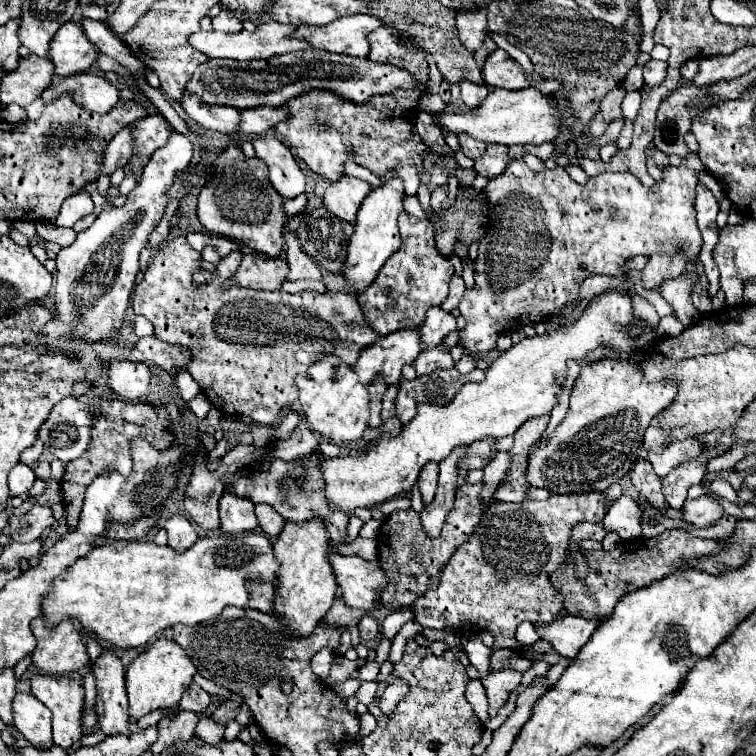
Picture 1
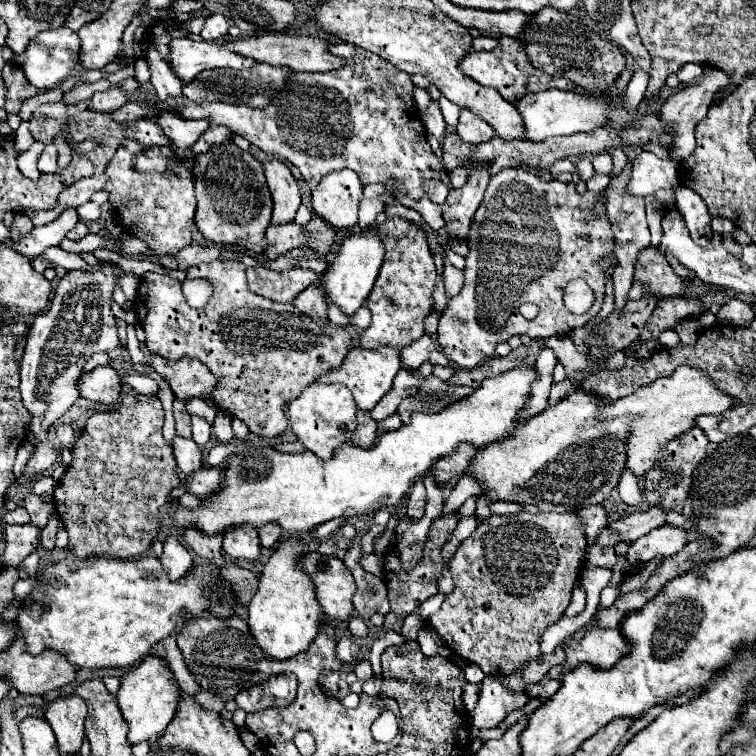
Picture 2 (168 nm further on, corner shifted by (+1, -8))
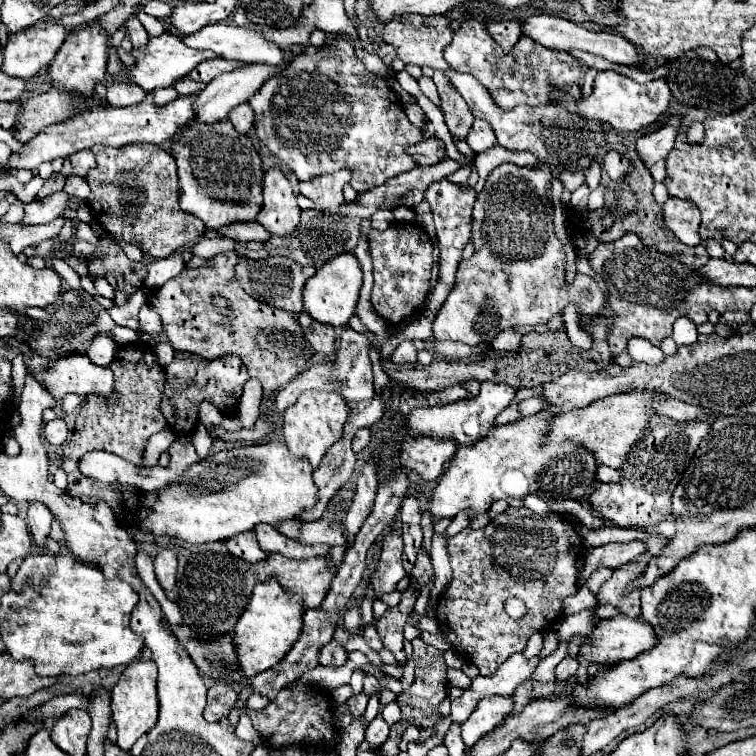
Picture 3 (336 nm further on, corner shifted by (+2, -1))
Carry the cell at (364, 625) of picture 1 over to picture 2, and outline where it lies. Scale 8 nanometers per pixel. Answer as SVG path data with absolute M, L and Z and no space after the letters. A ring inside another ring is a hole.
M352 636L340 638L340 642L336 646L338 660L342 660L344 664L352 664L358 660L358 654L360 654L360 644L356 638L352 638Z

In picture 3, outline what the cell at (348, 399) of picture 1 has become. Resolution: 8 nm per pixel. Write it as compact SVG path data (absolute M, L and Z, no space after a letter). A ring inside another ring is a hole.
M305 391L295 405L283 413L283 437L293 457L307 457L313 467L319 467L327 449L341 439L343 425L349 417L347 401L339 393L329 391Z

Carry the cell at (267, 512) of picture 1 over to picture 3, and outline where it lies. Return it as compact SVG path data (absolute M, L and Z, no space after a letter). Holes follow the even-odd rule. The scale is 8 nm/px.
M261 523L255 529L257 541L265 553L281 553L291 559L307 559L307 557L329 557L331 565L337 567L341 557L345 555L345 547L333 547L333 545L301 545L299 541L289 539L287 535L281 535L273 525Z

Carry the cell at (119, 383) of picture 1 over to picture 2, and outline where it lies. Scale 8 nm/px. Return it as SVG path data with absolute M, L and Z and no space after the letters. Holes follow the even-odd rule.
M98 366L92 372L82 372L78 390L86 400L116 404L120 398L120 376L112 366Z

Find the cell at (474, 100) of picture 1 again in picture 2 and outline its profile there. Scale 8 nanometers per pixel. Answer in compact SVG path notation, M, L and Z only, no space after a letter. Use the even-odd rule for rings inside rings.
M462 108L460 110L460 122L458 122L458 130L456 134L466 142L466 144L482 144L494 138L494 130L488 122L484 122L480 116L472 114L470 110Z

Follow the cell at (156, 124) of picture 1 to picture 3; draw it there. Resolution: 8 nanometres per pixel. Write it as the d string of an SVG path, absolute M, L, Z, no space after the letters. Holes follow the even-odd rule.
M133 143L125 147L97 145L91 149L97 167L85 177L91 187L87 199L95 221L109 233L133 245L141 245L151 257L169 257L175 251L191 247L201 239L205 225L179 207L179 177L173 157L151 143Z

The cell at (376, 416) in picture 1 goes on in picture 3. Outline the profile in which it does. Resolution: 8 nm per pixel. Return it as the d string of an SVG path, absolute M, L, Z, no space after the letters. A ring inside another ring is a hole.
M363 427L363 429L359 429L359 431L355 433L355 437L353 437L353 451L355 451L355 453L359 453L359 451L363 451L363 449L367 447L367 443L369 443L369 439L371 439L371 431L369 431L367 427Z

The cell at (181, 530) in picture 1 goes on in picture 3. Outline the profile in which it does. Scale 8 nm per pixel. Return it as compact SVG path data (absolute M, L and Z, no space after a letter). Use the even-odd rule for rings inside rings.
M163 549L155 557L155 575L165 591L175 587L177 581L177 553L173 549Z

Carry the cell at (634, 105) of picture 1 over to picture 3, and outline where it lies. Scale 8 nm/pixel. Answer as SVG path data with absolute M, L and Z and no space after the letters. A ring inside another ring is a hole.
M601 183L597 189L593 189L591 195L589 195L589 205L587 205L587 209L591 211L591 209L605 207L605 193L607 193L607 185L603 185L603 183Z

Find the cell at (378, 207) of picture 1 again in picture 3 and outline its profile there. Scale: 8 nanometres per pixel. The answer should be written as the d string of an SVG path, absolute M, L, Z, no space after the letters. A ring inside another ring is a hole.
M339 253L331 261L327 261L317 273L305 283L305 293L303 293L303 309L311 313L321 323L341 327L345 325L353 315L359 299L359 289L363 283L363 271L361 263L353 253Z

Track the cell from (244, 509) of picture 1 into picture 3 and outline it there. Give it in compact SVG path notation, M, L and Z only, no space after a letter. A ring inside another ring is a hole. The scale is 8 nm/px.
M253 531L239 533L237 537L231 537L229 541L225 541L225 545L227 545L229 553L233 553L249 563L257 563L261 559L267 559L267 553L257 545L257 537Z

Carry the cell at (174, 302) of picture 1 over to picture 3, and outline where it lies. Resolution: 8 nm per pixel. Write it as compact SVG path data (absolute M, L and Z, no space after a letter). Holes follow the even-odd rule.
M225 251L225 253L219 253L213 259L209 259L207 267L197 267L197 269L185 267L177 277L169 279L163 287L151 289L147 301L159 313L161 327L163 327L161 335L173 345L175 351L195 353L205 359L217 359L223 355L239 355L243 365L249 371L249 377L261 381L261 385L263 385L261 411L267 413L267 409L271 407L271 395L277 389L291 383L297 375L307 371L313 365L315 351L305 341L299 319L293 313L285 311L285 309L277 309L267 303L261 303L245 293L245 289L241 287L241 283L235 277L237 259L239 257L235 251ZM215 297L227 299L229 315L221 315L217 311L217 307L213 305ZM267 327L285 329L285 331L293 333L295 337L301 337L303 339L301 355L283 361L275 353L261 349L257 345L257 335Z

